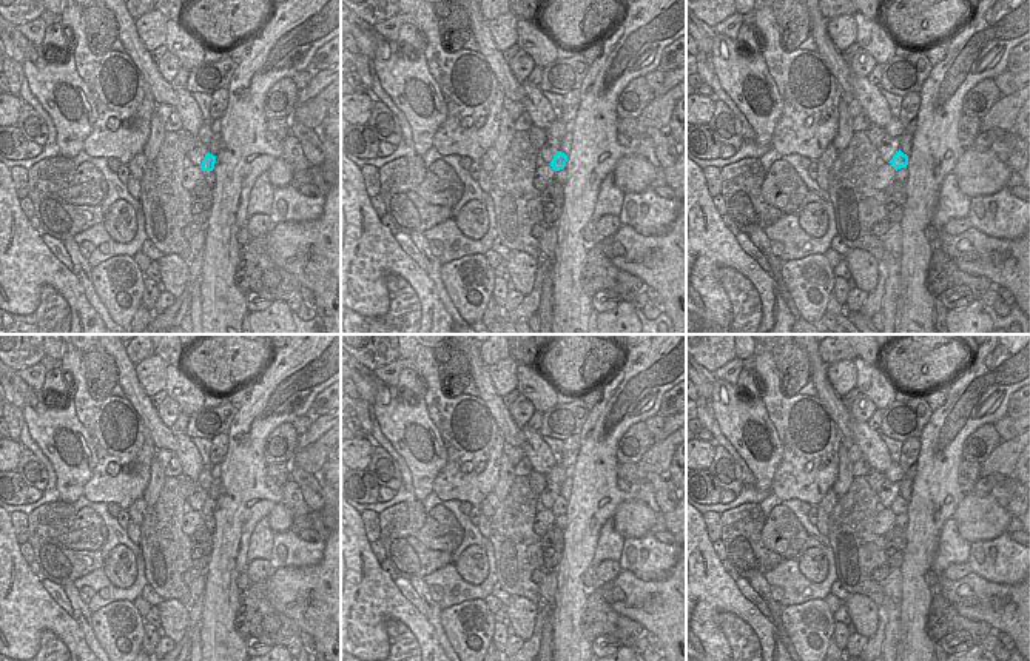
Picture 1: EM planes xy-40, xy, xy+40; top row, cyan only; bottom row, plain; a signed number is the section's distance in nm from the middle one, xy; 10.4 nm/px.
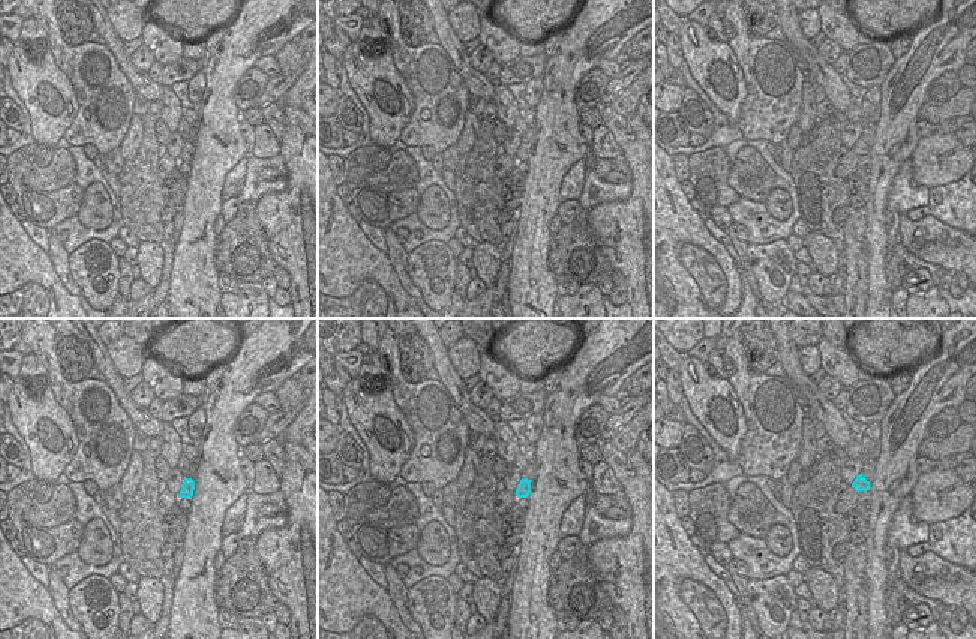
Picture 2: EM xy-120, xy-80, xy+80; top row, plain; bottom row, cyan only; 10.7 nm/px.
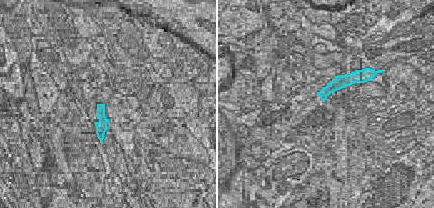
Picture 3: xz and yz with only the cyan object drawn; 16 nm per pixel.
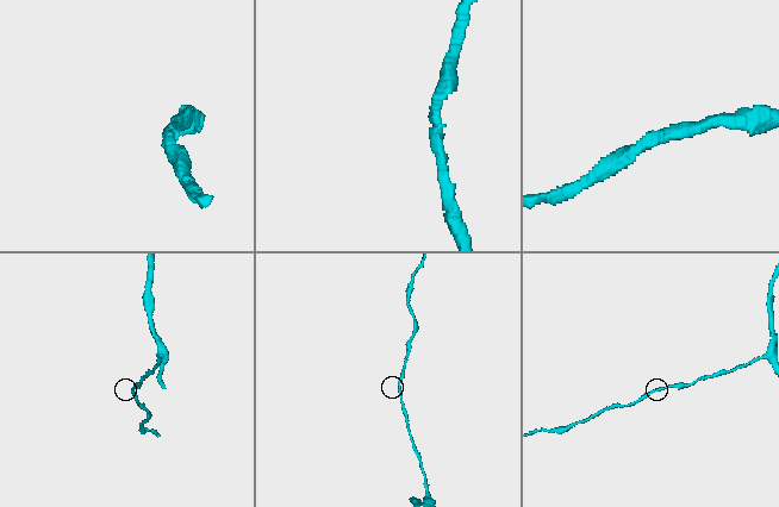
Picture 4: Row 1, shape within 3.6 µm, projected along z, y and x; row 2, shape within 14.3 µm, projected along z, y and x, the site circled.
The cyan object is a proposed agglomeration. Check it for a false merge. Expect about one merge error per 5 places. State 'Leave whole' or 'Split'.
Leave whole

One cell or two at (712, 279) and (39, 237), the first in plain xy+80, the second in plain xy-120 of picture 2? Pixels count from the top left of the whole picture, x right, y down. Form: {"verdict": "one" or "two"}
{"verdict": "two"}

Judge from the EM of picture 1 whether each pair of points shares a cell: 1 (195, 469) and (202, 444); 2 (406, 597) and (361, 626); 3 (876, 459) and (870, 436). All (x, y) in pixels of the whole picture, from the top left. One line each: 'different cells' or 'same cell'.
1: different cells
2: different cells
3: same cell

